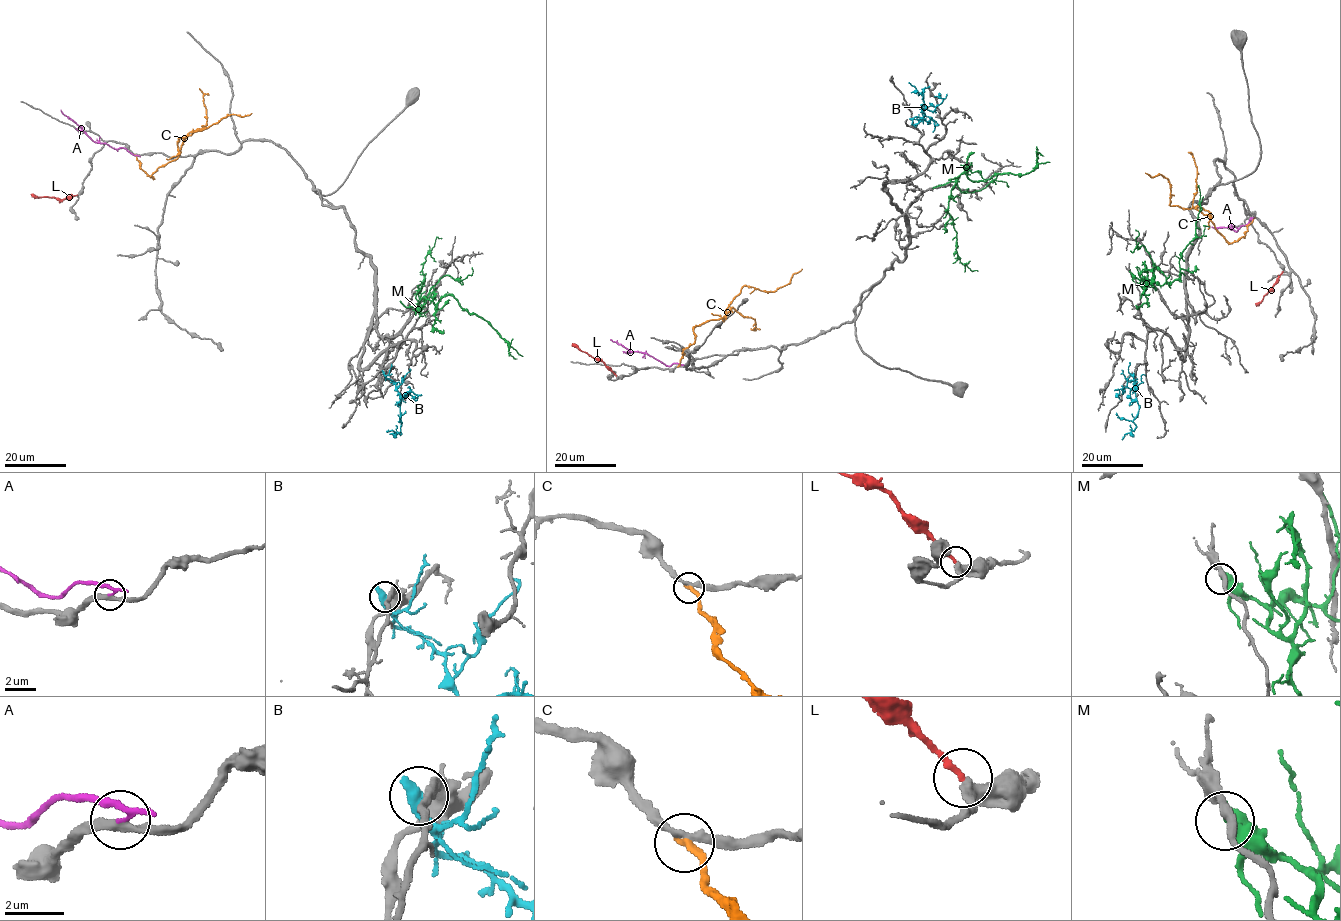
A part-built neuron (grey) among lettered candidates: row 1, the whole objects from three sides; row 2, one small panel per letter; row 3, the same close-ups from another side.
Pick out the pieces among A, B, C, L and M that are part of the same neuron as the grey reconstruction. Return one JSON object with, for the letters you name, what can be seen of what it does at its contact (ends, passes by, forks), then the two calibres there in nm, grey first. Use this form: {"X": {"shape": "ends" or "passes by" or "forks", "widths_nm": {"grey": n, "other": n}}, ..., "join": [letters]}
{"L": {"shape": "ends", "widths_nm": {"grey": 320, "other": 180}}, "join": ["L"]}

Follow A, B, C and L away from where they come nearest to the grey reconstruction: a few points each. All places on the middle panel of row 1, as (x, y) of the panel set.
A: (680, 365), (674, 363), (666, 366), (652, 356), (633, 352), (610, 339)
B: (911, 119), (922, 121), (925, 115), (923, 97), (908, 82)
C: (678, 366), (684, 350), (695, 340), (694, 327), (723, 321), (743, 286), (775, 291), (802, 269)
L: (616, 375), (602, 361), (571, 345)

